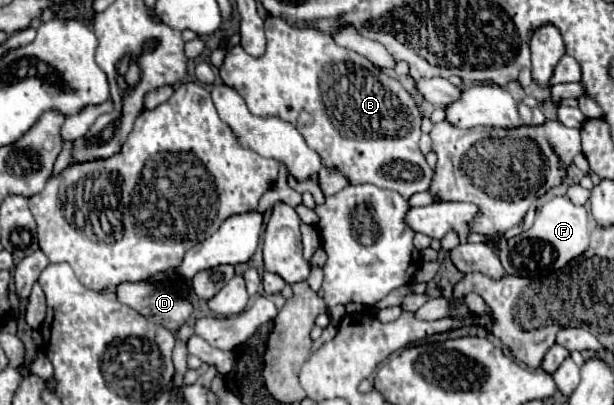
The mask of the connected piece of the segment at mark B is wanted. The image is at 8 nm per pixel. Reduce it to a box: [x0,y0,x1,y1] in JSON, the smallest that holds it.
[220,19,434,199]

